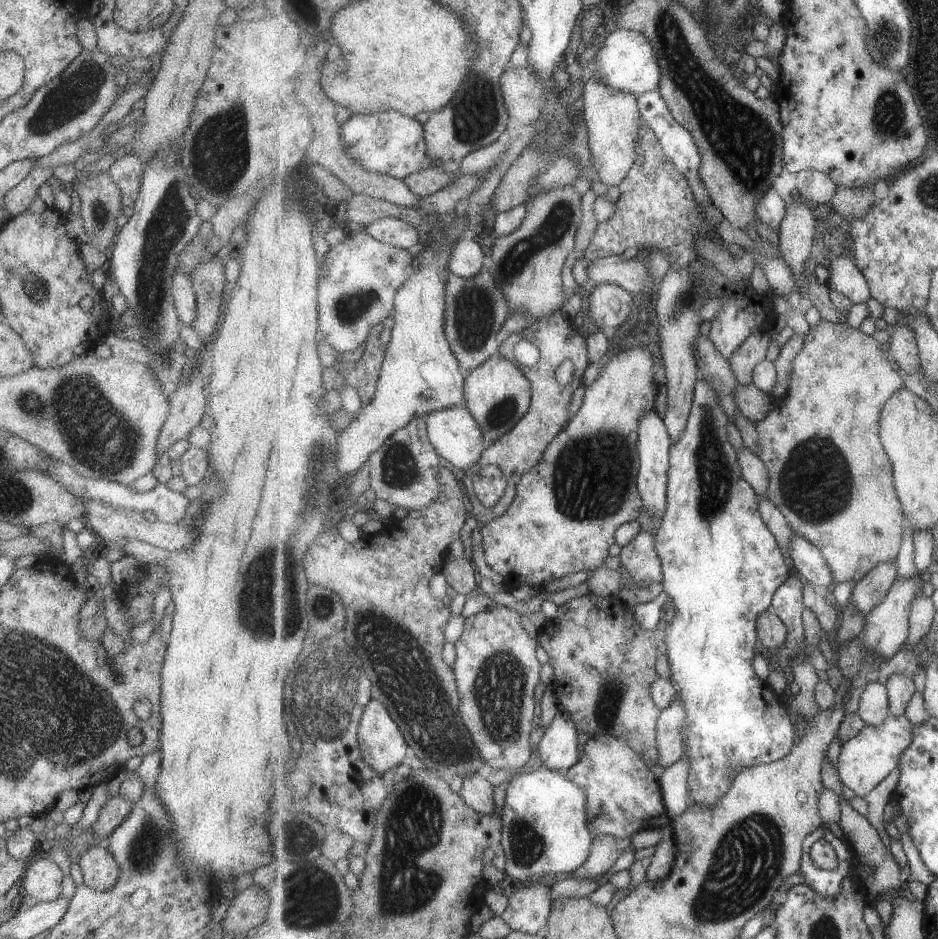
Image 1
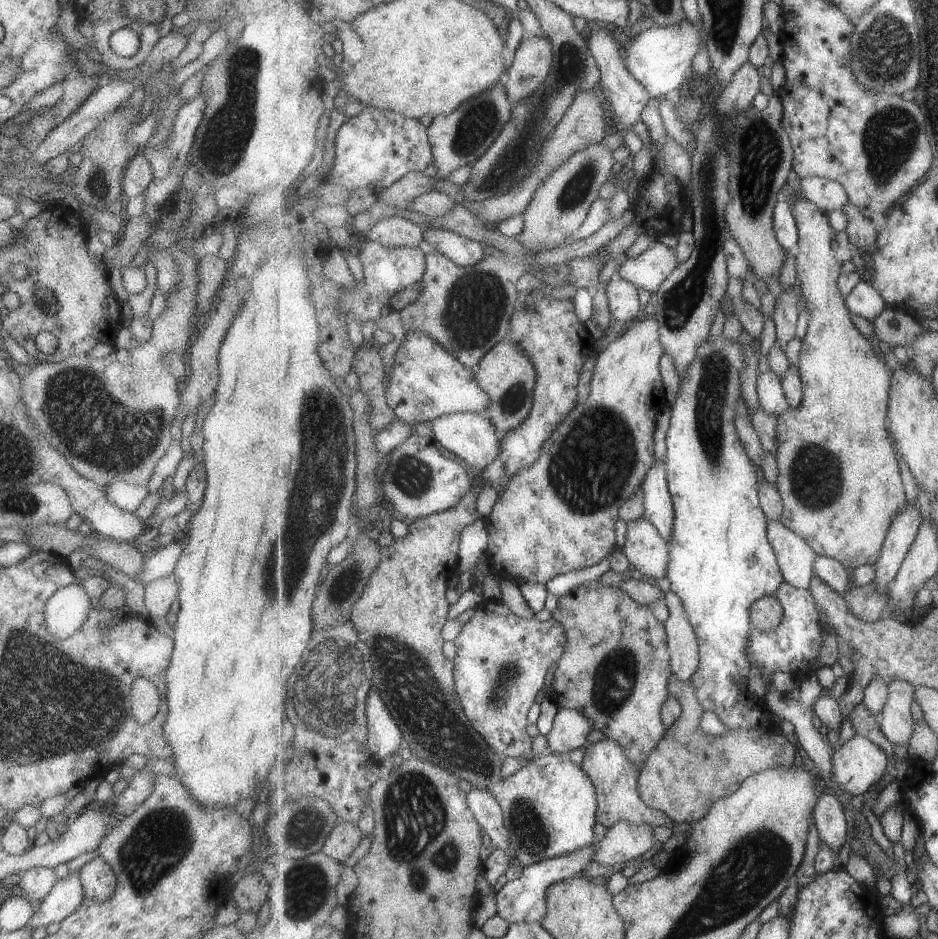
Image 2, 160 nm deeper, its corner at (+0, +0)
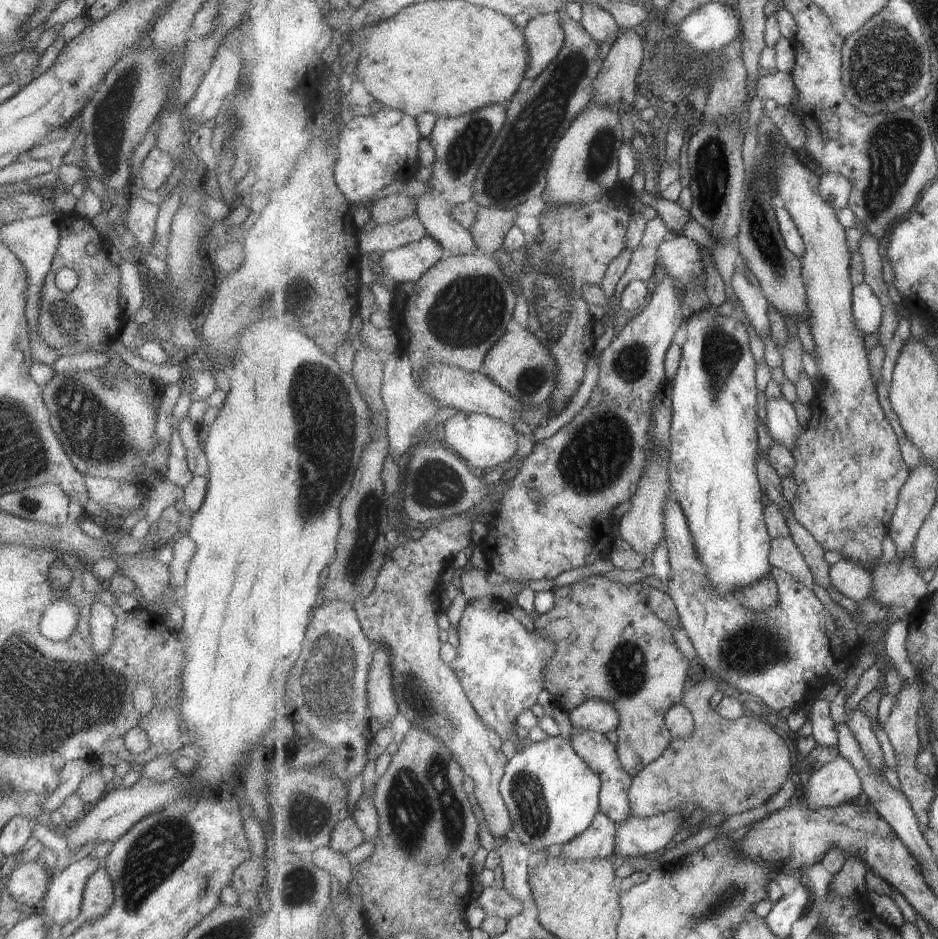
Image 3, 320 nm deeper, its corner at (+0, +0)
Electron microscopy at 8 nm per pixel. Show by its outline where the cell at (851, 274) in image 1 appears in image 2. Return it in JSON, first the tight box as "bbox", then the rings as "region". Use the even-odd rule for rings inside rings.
{"bbox":[846,281,888,323],"region":[[[867,281],[855,286],[846,298],[846,304],[852,314],[872,323],[888,308],[883,296]]]}

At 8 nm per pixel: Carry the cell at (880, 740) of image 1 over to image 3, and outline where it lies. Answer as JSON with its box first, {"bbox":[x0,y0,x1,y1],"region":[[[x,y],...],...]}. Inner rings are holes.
{"bbox":[806,755,863,807],"region":[[[842,755],[818,766],[806,783],[806,807],[835,807],[862,800],[863,778],[859,770]]]}

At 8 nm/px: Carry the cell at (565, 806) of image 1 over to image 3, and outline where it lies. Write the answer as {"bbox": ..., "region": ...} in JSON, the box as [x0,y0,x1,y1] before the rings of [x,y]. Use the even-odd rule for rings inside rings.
{"bbox":[500,736,602,852],"region":[[[548,736],[513,755],[500,783],[512,821],[512,835],[533,852],[558,849],[589,828],[600,809],[602,778],[579,756],[571,740]]]}

